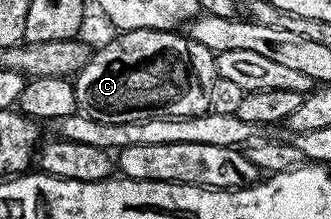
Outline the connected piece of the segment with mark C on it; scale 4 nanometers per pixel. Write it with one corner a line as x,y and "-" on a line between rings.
125,29
115,35
113,41
93,52
74,78
79,112
102,123
134,123
151,117
197,117
211,110
210,93
217,79
216,53
180,31

